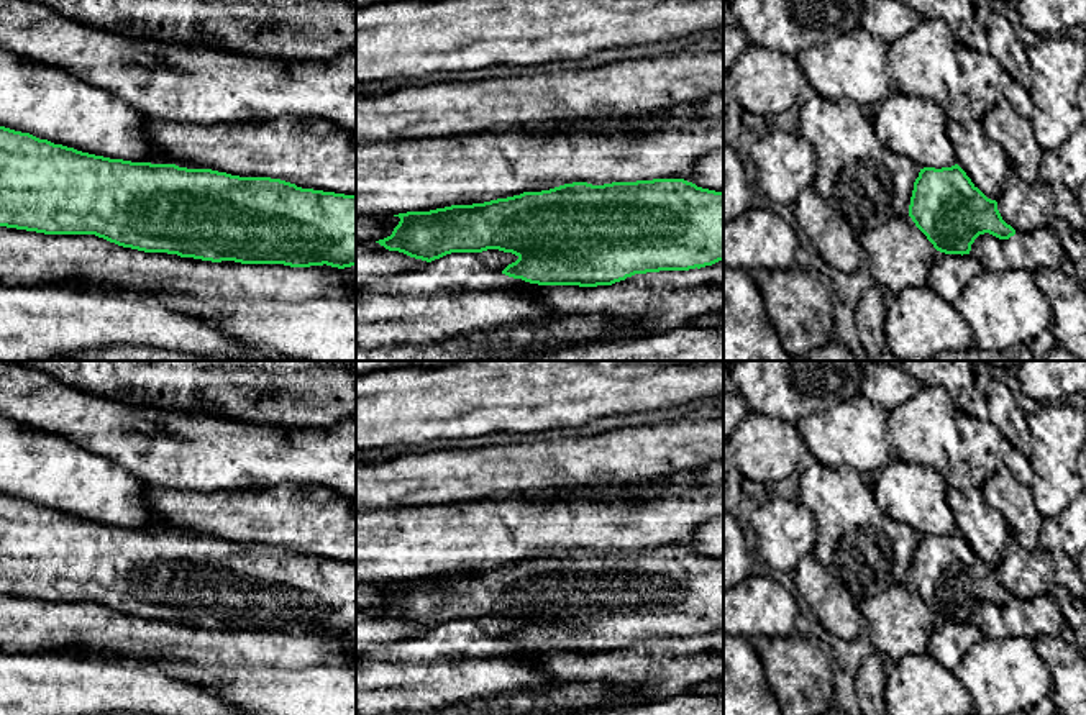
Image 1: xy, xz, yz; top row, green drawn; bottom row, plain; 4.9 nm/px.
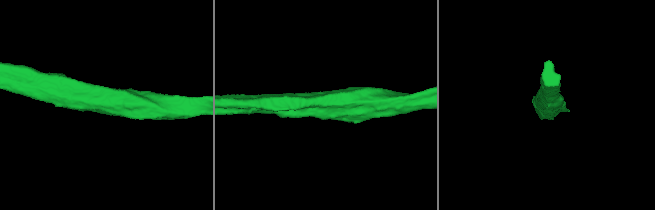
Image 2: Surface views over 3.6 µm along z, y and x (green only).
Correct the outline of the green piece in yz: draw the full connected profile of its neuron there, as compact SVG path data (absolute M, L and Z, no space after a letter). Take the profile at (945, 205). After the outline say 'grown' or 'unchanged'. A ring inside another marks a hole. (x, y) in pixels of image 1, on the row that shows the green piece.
M958 164L920 169L914 182L909 216L933 248L945 254L970 254L974 239L984 233L999 239L1009 239L1015 235L1015 230L1002 220L997 202L988 198Z; unchanged

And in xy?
M0 126L0 226L44 235L95 235L123 248L212 262L356 266L356 195L302 189L271 177L110 159L5 126Z; unchanged

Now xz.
M653 179L592 185L564 184L541 192L497 198L472 205L451 205L430 212L394 215L400 221L392 235L379 239L389 251L431 262L451 253L482 253L499 249L518 259L502 274L538 285L612 285L635 274L689 271L723 261L723 192L697 187L684 179Z; unchanged

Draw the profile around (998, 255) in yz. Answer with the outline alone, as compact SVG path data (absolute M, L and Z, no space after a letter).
M1038 228L1032 233L1015 233L1009 239L999 239L989 233L979 235L971 251L984 271L1038 271L1040 267L1056 269L1066 251L1060 236L1050 228Z

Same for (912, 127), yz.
M891 92L871 120L879 143L891 153L912 159L924 167L951 167L956 154L948 138L948 118L930 98Z

